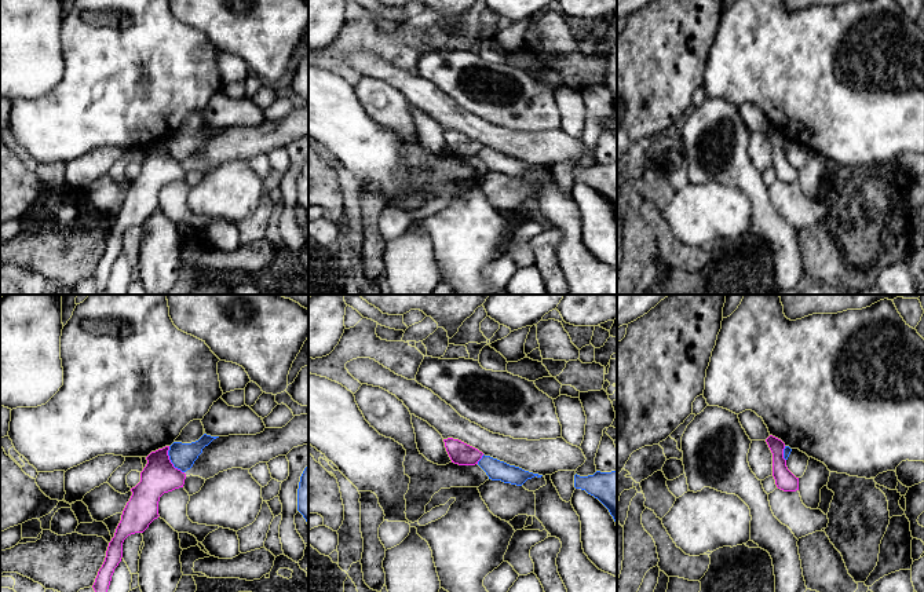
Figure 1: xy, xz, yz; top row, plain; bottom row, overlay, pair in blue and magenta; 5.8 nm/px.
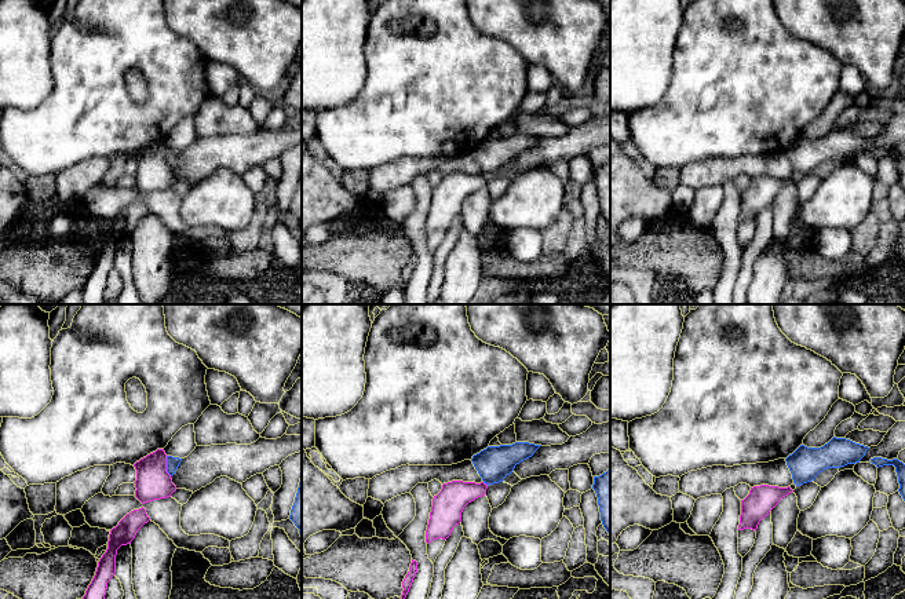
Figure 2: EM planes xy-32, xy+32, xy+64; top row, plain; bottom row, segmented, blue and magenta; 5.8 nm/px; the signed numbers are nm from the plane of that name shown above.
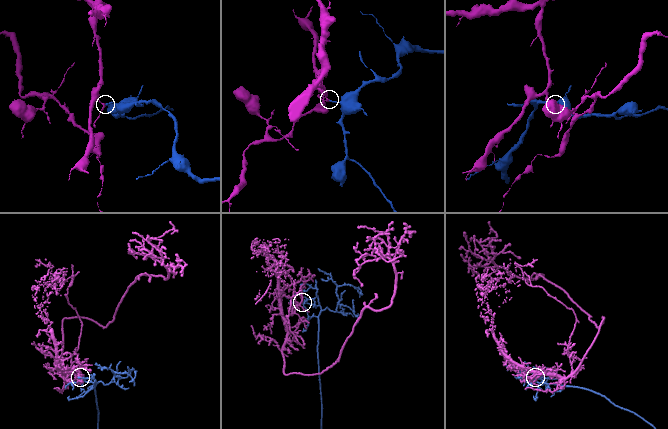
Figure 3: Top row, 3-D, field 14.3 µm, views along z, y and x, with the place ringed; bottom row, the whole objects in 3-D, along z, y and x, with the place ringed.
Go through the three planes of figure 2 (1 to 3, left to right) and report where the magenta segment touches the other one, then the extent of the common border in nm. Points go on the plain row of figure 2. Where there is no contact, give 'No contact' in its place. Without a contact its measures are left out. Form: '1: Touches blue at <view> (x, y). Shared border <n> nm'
1: Touches blue at xy-32 (167, 157). Shared border 120 nm
2: Touches blue at xy+32 (485, 174). Shared border 40 nm
3: No contact

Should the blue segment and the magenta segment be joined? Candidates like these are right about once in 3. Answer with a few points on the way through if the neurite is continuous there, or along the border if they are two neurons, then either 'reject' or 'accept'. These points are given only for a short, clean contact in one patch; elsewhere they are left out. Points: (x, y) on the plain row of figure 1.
along xy (168, 138), (170, 153), (183, 164) | reject

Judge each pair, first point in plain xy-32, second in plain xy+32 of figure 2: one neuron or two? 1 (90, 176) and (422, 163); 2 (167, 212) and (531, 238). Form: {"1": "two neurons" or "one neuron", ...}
{"1": "one neuron", "2": "two neurons"}

